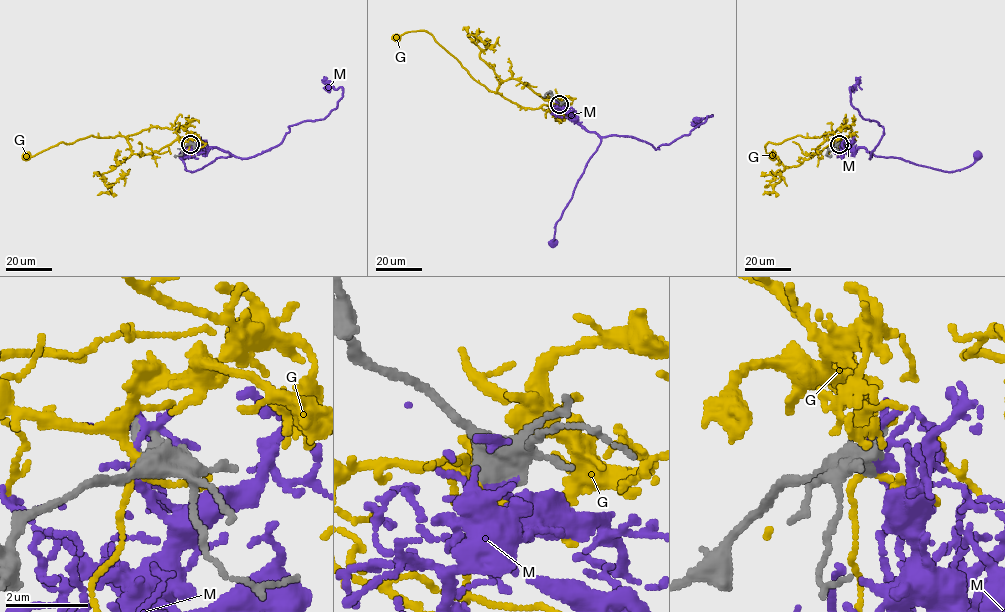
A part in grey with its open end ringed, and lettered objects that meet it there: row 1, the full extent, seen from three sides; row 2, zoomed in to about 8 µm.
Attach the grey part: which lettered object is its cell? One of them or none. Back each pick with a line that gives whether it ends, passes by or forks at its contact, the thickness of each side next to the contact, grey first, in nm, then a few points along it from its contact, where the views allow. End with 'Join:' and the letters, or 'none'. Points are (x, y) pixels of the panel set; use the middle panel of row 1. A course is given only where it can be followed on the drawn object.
G: it forks there; 500 nm thick on the grey side, 150 nm on the other; it runs (559, 104), (550, 104), (513, 78), (502, 81), (495, 92), (489, 90), (425, 31), (410, 31), (397, 37)
Join: G

